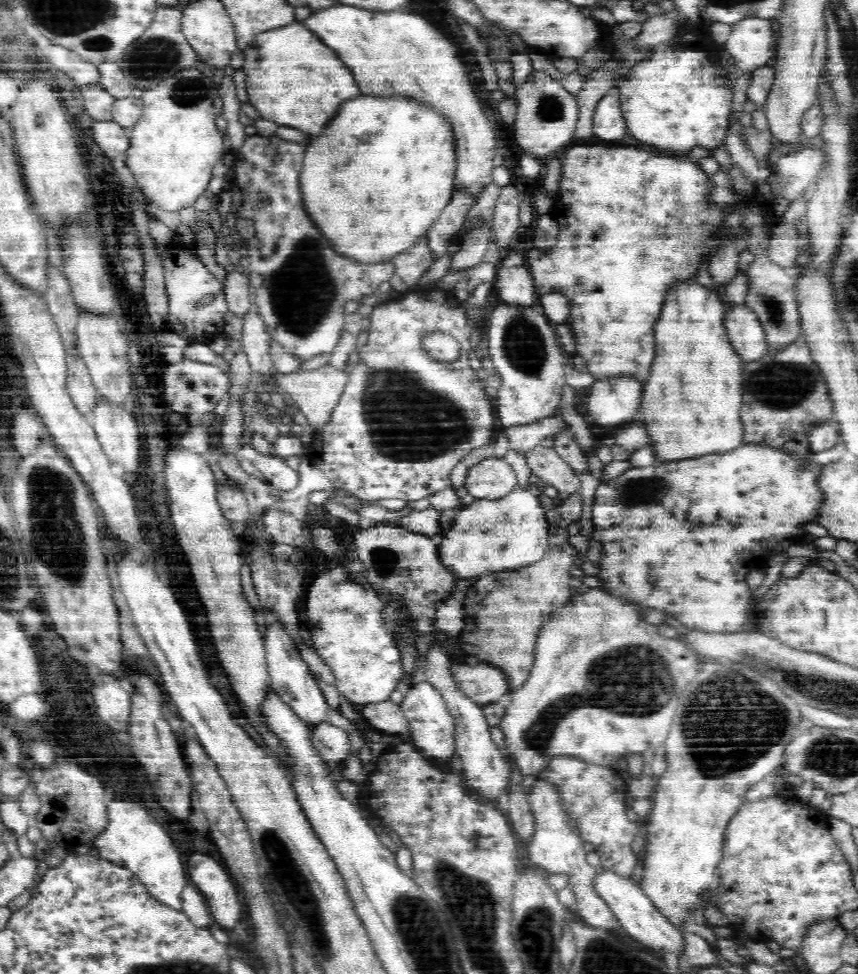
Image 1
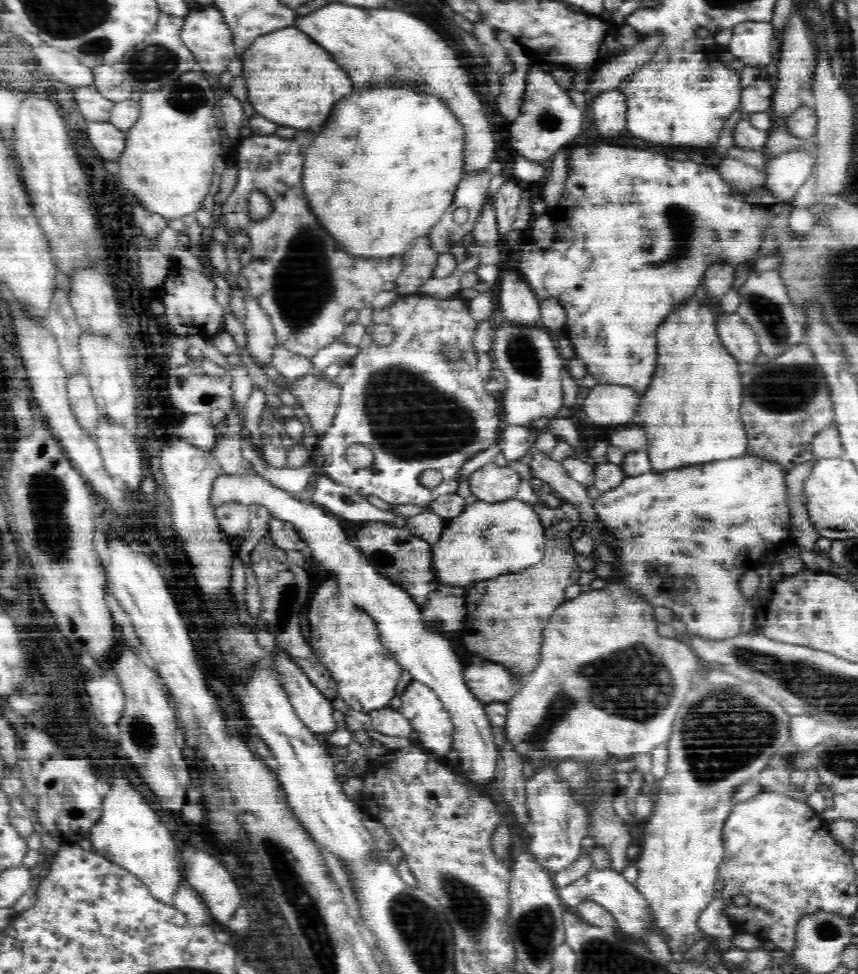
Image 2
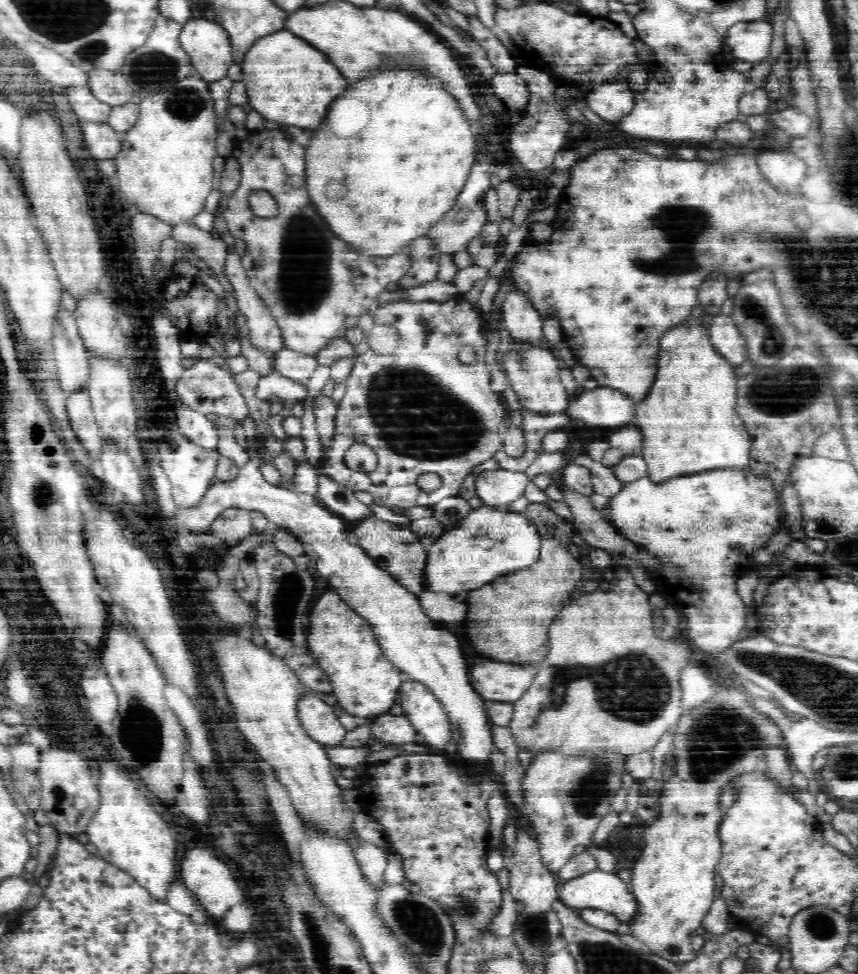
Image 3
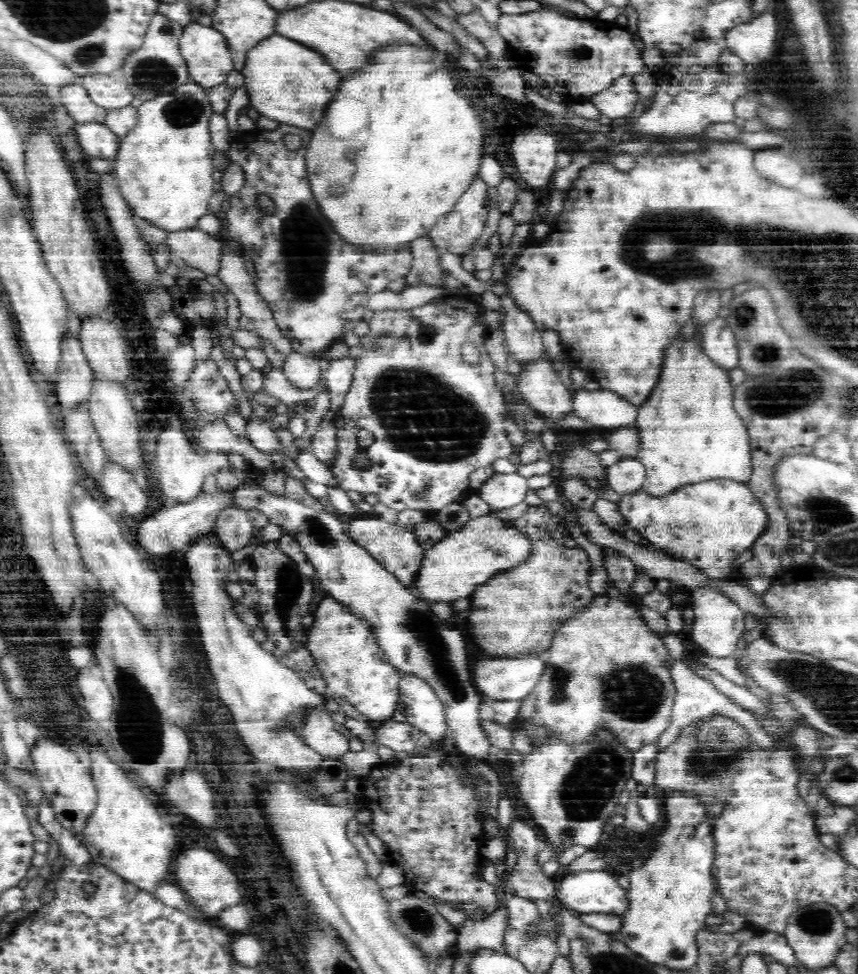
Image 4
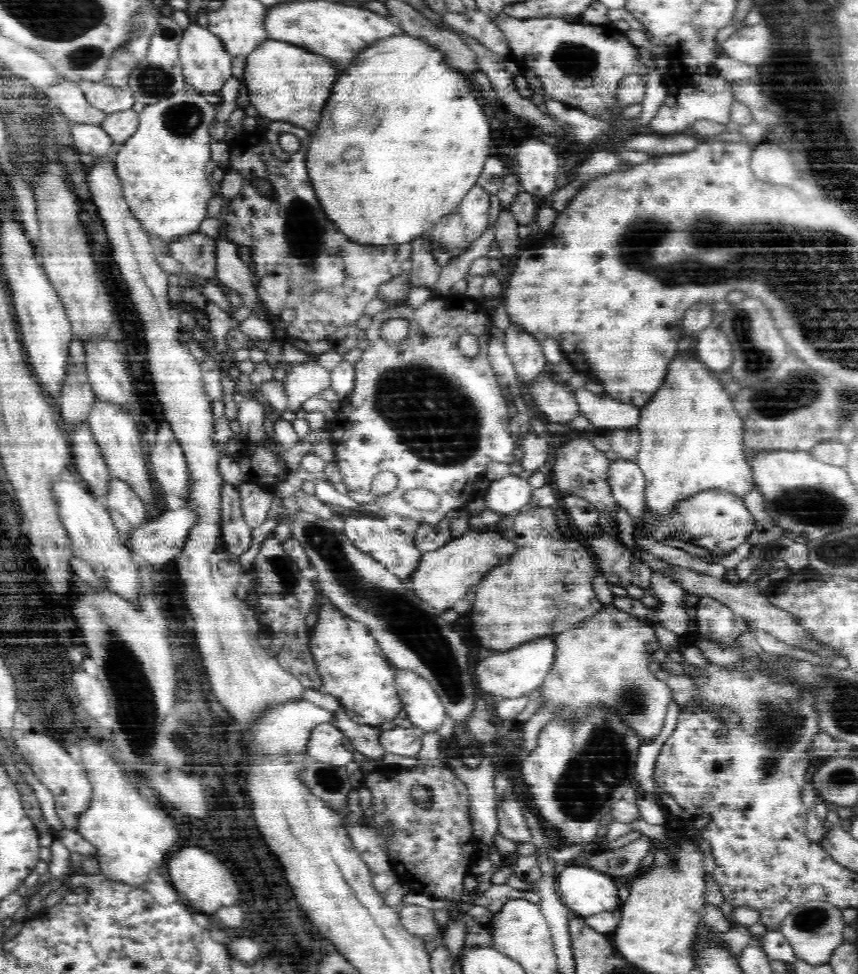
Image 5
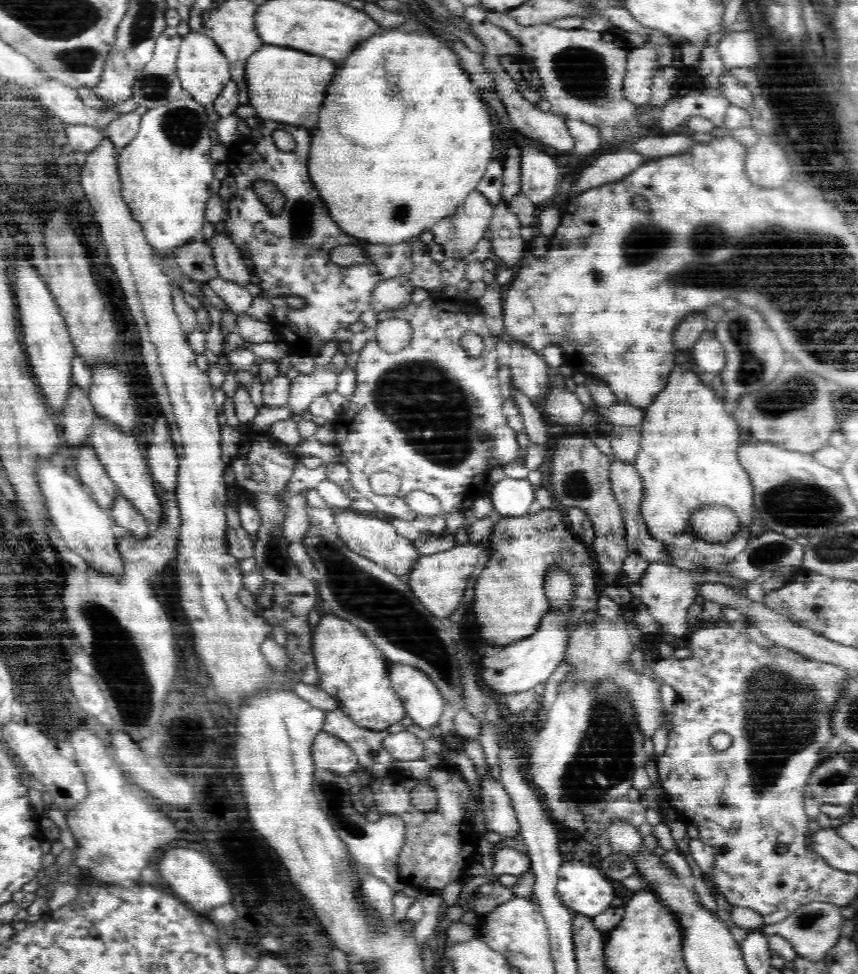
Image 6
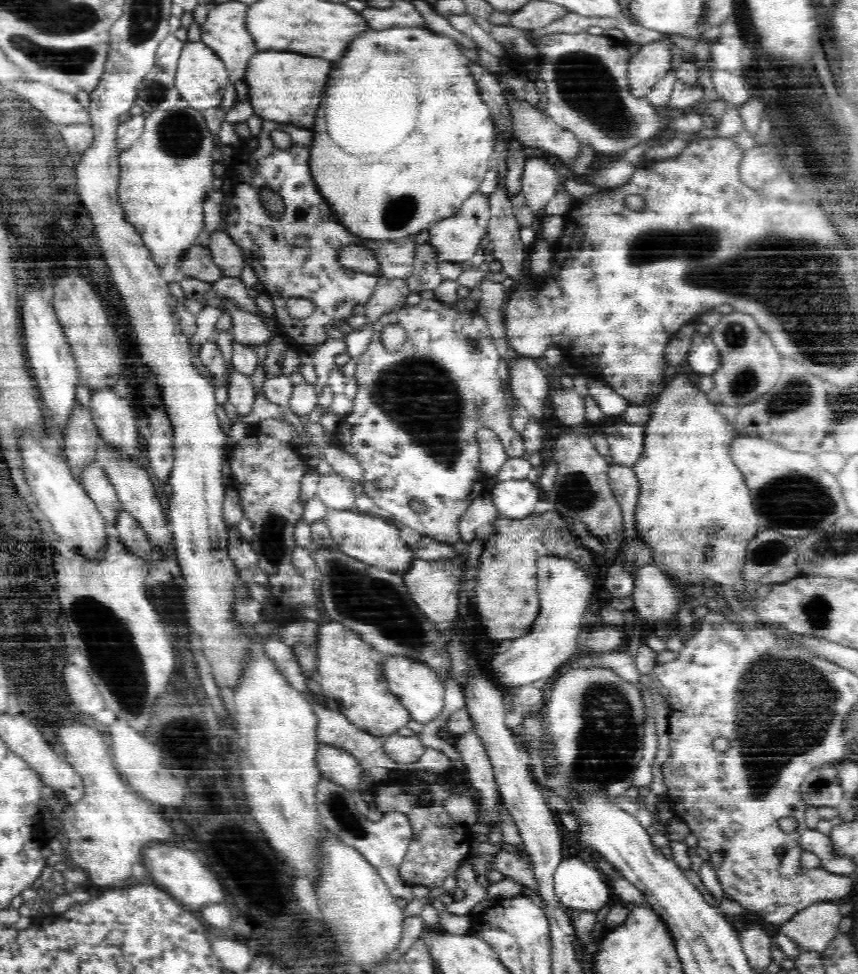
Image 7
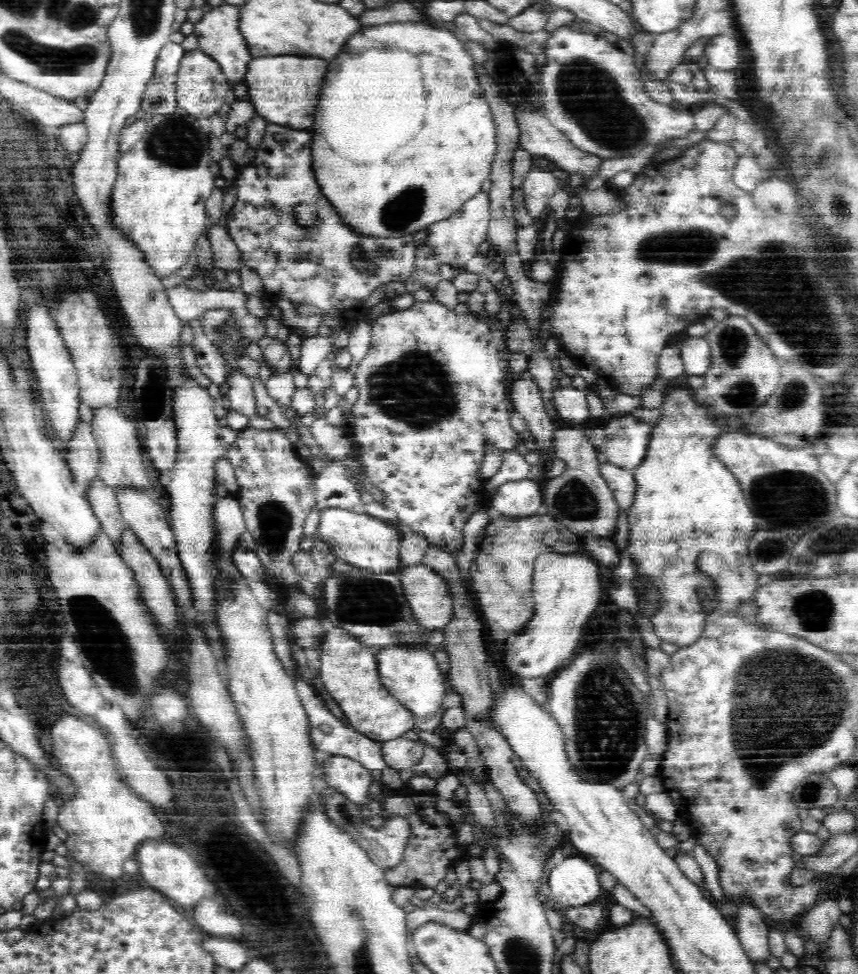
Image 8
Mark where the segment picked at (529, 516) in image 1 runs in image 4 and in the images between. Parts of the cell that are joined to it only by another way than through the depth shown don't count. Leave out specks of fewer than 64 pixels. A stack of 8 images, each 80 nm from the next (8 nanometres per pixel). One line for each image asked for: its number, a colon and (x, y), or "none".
2: (486, 539)
3: (490, 541)
4: (485, 546)

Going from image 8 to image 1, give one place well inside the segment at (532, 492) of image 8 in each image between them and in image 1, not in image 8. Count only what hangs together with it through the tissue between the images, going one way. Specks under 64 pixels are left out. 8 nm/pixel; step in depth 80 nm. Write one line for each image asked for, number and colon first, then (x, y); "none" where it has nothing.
1: (492, 477)
2: (491, 483)
3: (499, 487)
4: (501, 491)
5: (507, 495)
6: (510, 496)
7: (515, 499)

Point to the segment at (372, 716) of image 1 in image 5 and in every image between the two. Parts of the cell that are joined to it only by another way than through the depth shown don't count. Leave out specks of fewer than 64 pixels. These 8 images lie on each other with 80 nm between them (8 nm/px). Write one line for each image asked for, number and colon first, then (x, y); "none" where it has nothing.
2: (385, 720)
3: (389, 728)
4: (399, 736)
5: (404, 741)

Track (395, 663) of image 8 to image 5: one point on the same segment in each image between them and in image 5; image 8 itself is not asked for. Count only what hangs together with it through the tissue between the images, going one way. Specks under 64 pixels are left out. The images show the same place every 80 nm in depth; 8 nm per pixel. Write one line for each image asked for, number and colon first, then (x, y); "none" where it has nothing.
5: (424, 709)
6: (421, 700)
7: (420, 692)

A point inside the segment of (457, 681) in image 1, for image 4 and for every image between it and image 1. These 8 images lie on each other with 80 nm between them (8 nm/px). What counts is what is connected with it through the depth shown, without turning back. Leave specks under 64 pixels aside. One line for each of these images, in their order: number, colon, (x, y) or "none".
2: (488, 683)
3: (503, 682)
4: (497, 678)

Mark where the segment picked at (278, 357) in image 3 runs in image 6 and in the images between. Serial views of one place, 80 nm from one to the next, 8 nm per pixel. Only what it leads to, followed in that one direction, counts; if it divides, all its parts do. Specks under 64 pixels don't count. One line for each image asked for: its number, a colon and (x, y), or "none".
4: (303, 370)
5: (304, 379)
6: (306, 386)

